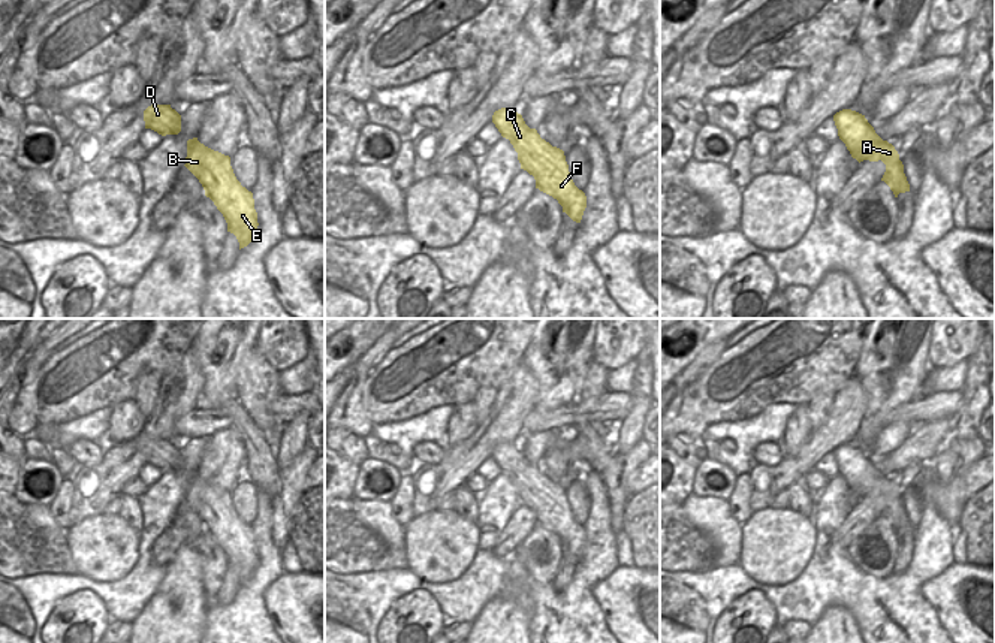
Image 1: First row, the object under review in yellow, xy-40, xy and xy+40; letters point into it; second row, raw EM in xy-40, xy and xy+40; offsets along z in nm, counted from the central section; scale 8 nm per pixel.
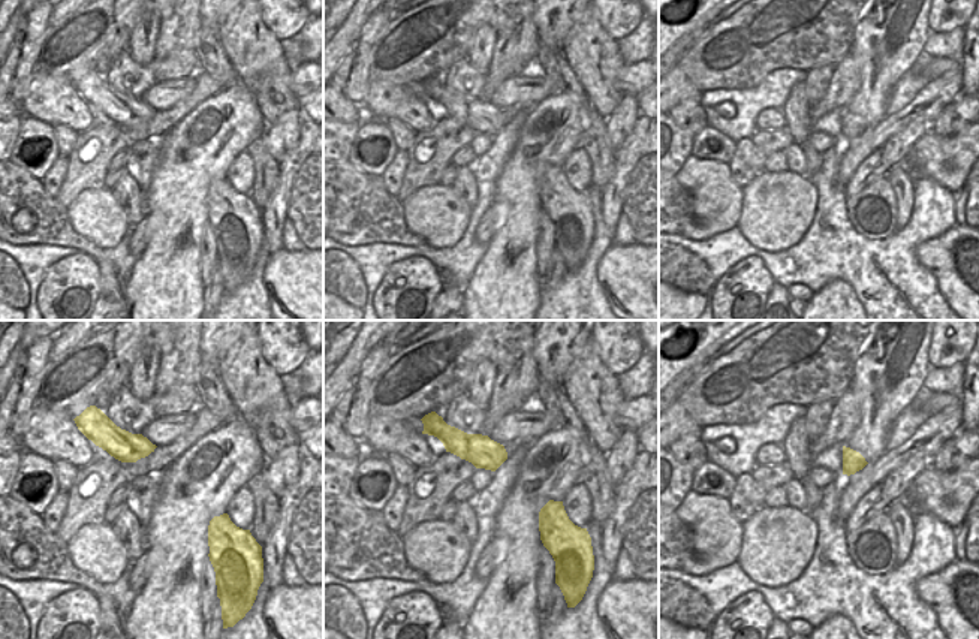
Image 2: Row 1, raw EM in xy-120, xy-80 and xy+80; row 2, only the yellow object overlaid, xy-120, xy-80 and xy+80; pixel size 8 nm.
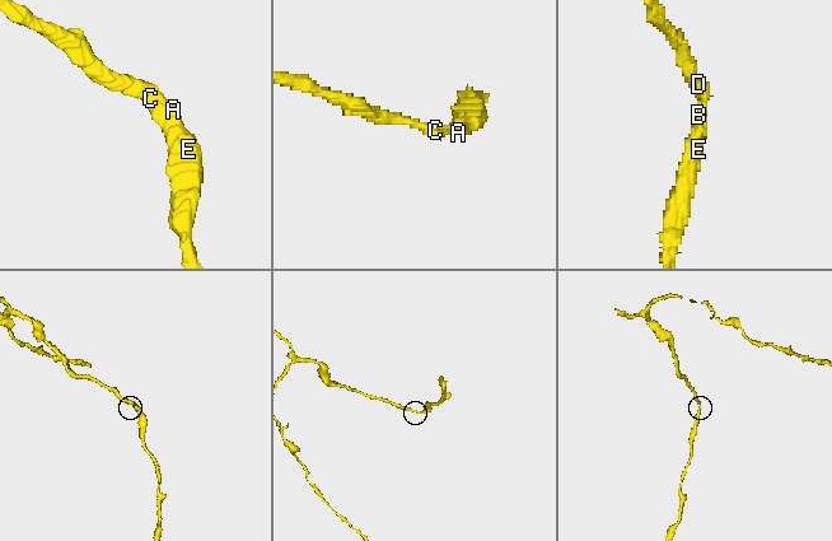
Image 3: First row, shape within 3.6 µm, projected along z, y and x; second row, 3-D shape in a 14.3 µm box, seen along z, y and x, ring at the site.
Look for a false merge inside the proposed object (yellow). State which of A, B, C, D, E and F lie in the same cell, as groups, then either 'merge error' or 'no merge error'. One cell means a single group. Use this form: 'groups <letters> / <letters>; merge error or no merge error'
groups A B C D E F; no merge error

